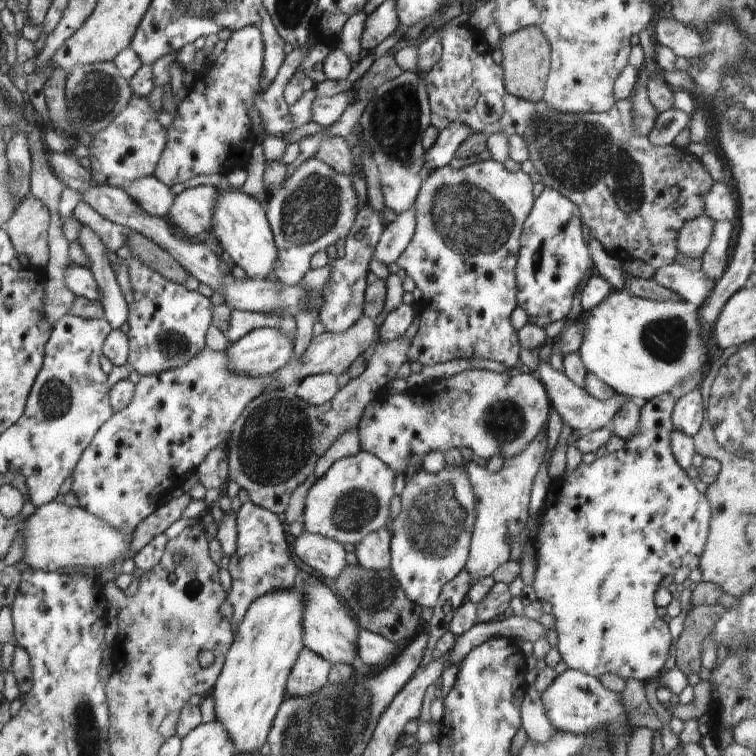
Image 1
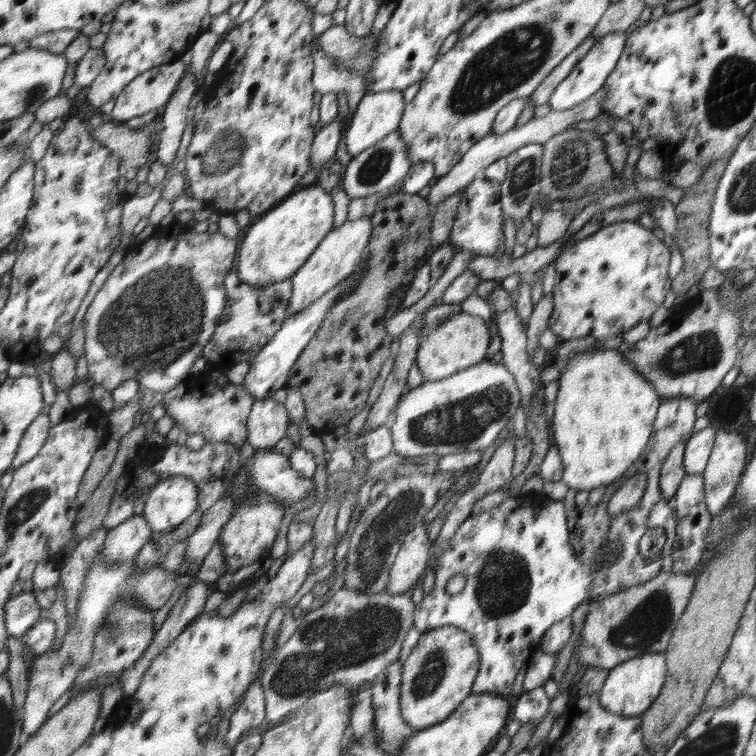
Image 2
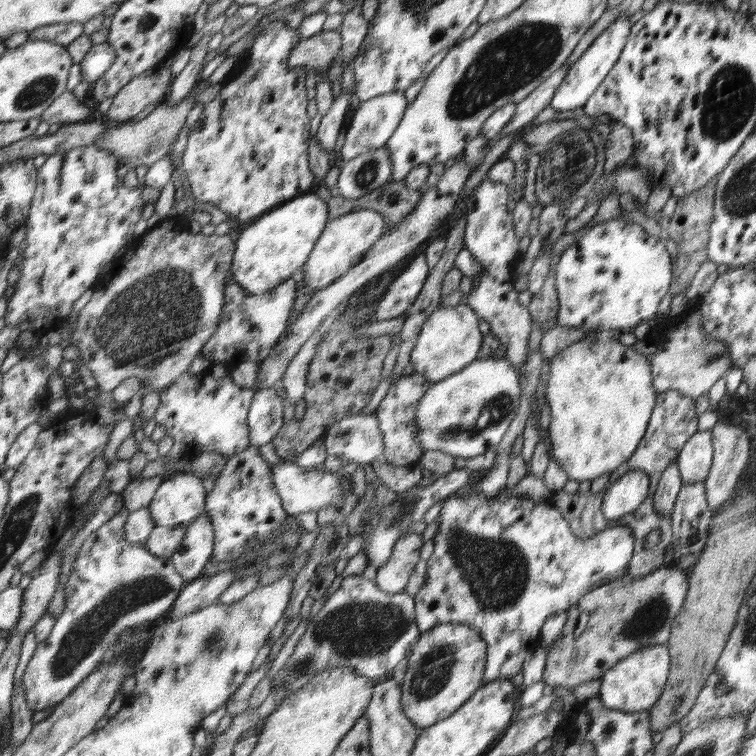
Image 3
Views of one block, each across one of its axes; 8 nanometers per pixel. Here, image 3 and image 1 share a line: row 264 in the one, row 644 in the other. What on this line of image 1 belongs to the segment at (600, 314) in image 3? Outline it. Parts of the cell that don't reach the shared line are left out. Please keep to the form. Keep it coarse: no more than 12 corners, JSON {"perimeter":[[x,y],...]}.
{"perimeter":[[674,389],[565,473],[529,545],[568,669],[646,683],[654,594],[699,566],[708,497]]}

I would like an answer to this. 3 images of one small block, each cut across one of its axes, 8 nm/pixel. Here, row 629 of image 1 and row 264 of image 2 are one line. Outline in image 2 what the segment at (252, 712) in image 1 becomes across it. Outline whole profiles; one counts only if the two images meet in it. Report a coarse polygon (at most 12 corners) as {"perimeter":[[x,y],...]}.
{"perimeter":[[316,183],[248,225],[239,277],[294,276],[334,229]]}

